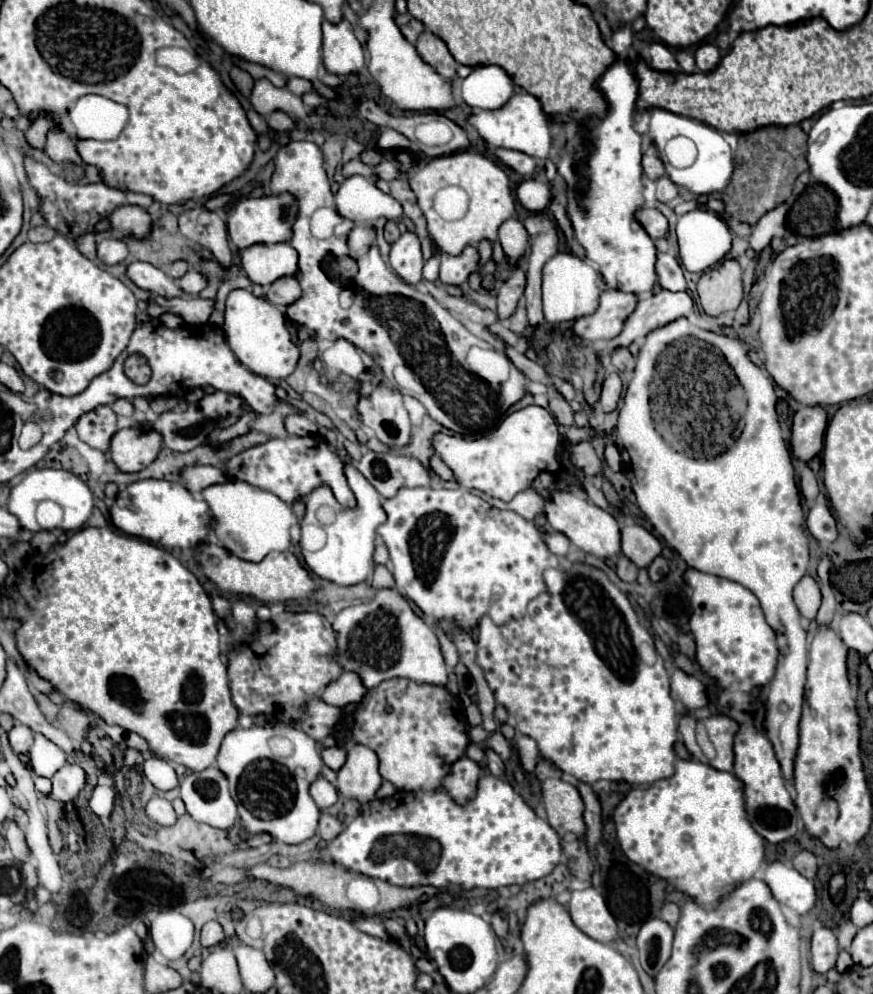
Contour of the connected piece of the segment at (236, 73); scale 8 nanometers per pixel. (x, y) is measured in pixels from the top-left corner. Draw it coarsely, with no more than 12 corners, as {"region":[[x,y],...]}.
{"region":[[237,65],[231,79],[245,97],[251,95],[253,77]]}

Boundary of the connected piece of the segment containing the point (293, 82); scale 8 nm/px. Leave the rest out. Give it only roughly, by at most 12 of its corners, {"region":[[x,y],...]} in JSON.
{"region":[[291,77],[287,89],[295,95],[303,95],[313,89],[313,83],[301,77]]}

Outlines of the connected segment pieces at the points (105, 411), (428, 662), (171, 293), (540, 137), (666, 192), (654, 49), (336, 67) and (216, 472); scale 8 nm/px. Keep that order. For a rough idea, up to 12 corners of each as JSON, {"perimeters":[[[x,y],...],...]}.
{"perimeters":[[[103,405],[79,417],[75,429],[89,447],[107,453],[117,415]],[[399,589],[335,615],[337,659],[367,689],[447,685],[435,629]],[[135,261],[129,279],[155,295],[185,297],[159,267]],[[515,93],[469,123],[491,145],[535,159],[551,151],[553,117]],[[665,175],[657,179],[657,199],[663,203],[679,195],[679,187]],[[651,45],[651,69],[677,73],[679,65],[667,45]],[[347,19],[323,21],[323,61],[335,75],[363,69]],[[217,467],[183,469],[183,485],[199,495],[209,485],[227,481]]]}

